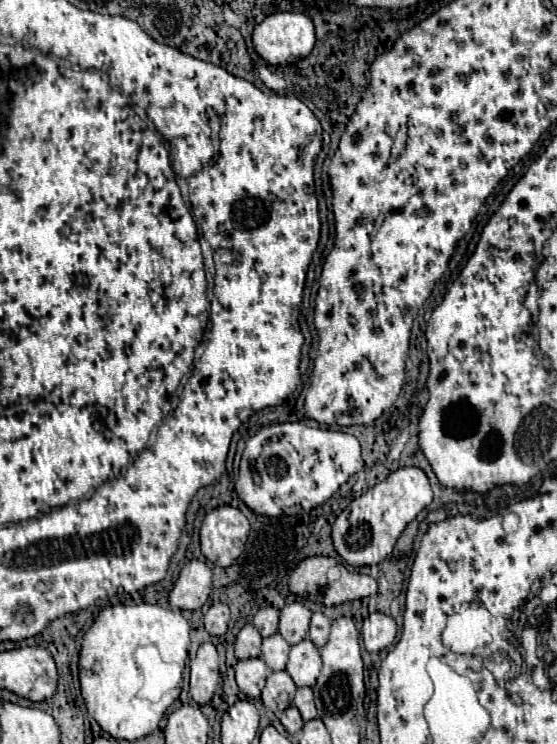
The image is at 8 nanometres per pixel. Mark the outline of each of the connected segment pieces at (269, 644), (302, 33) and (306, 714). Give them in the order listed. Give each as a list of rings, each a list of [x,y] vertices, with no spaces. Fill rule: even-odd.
[[[277,632],[273,636],[267,636],[261,646],[261,658],[271,670],[285,670],[289,656],[289,644],[283,640],[283,636]]]
[[[277,12],[267,16],[253,30],[253,48],[269,64],[291,64],[307,58],[315,46],[315,28],[309,16],[297,12]]]
[[[297,688],[297,694],[293,698],[293,706],[299,708],[303,720],[315,718],[315,704],[313,704],[313,690],[311,688]]]

